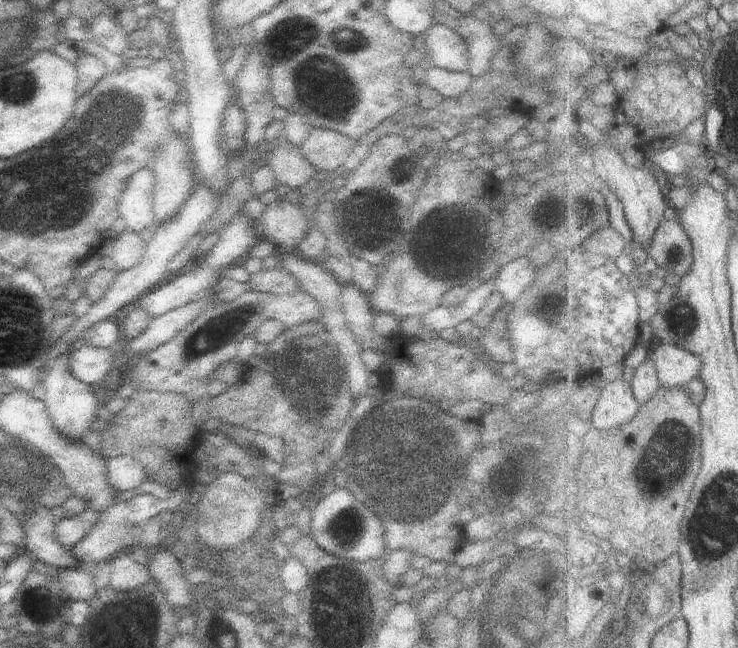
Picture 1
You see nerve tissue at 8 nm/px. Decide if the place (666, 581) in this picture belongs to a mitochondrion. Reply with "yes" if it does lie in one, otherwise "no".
no

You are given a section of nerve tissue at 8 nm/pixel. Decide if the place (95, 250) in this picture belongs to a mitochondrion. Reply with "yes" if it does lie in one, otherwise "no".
no

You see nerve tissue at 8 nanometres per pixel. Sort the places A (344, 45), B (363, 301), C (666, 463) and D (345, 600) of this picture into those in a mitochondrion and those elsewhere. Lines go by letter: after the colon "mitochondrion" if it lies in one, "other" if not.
A: mitochondrion
B: other
C: mitochondrion
D: mitochondrion

